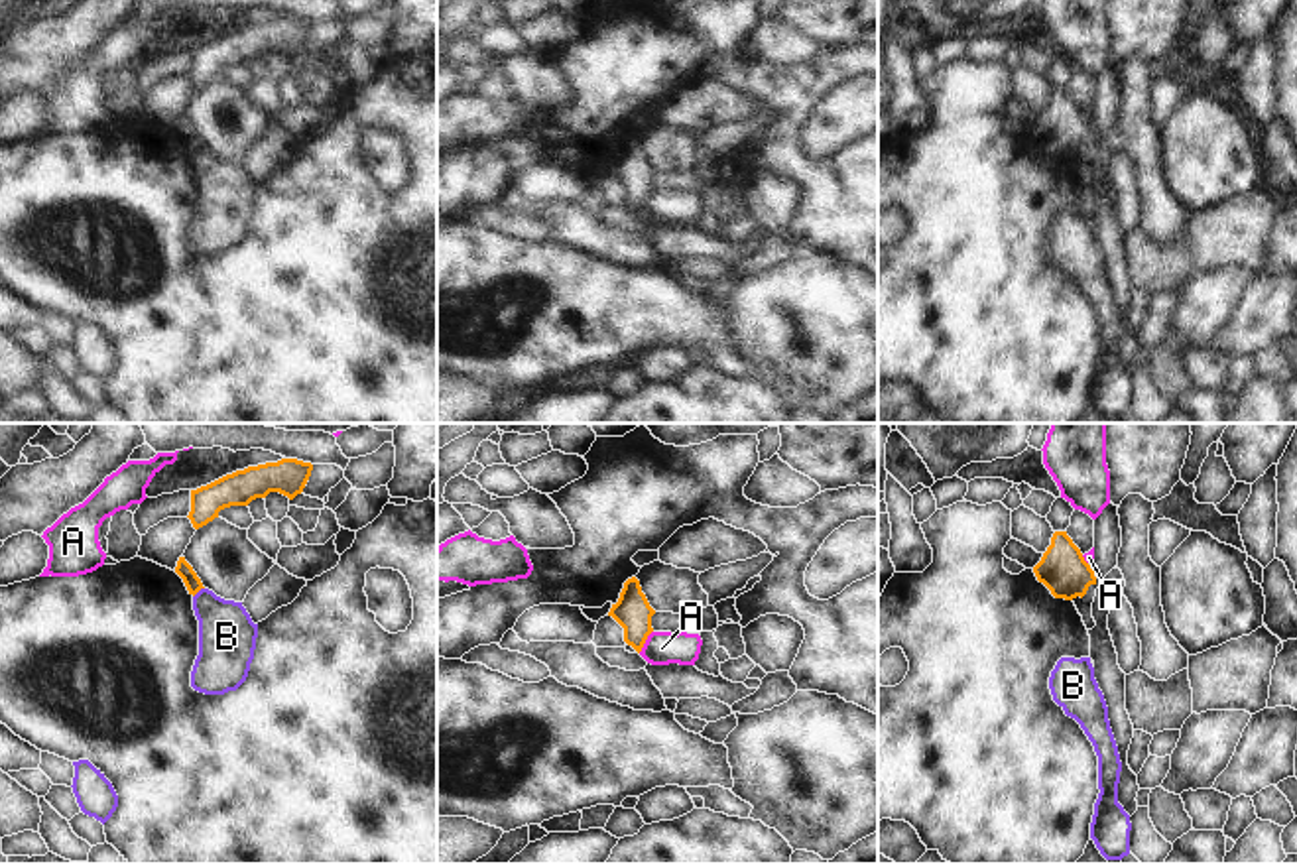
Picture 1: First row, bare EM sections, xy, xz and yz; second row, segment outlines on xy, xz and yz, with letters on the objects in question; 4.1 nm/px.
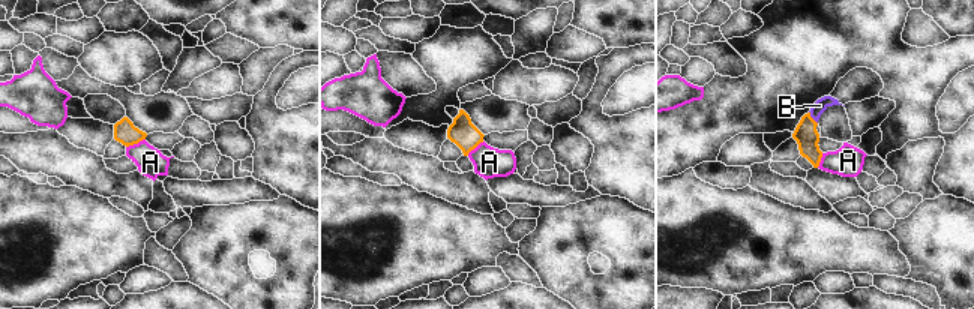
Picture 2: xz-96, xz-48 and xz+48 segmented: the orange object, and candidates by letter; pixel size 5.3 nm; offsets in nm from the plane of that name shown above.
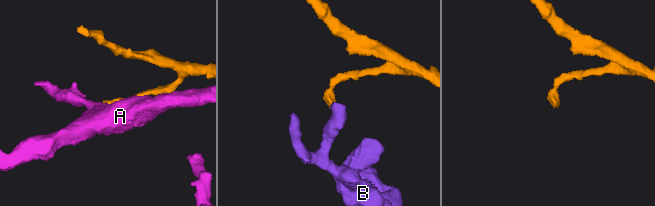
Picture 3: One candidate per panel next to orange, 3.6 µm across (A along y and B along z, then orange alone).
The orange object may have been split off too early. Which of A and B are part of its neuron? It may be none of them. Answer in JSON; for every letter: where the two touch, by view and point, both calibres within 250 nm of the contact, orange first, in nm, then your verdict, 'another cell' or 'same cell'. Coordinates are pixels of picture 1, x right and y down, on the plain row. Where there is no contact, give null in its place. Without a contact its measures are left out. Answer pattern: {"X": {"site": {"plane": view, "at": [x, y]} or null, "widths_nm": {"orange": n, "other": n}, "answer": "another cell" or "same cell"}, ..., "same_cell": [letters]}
{"A": {"site": {"plane": "xz", "at": [644, 201]}, "widths_nm": {"orange": 150, "other": 140}, "answer": "another cell"}, "B": {"site": {"plane": "xy", "at": [197, 150]}, "widths_nm": {"orange": 70, "other": 240}, "answer": "another cell"}, "same_cell": []}

